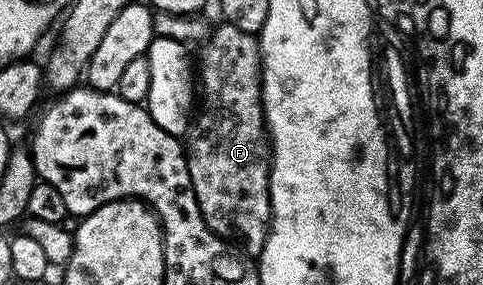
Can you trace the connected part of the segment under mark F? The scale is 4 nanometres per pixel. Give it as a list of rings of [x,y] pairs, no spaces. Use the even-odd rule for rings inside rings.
[[[221,24],[221,27],[214,29],[212,33],[205,38],[201,50],[201,66],[199,62],[199,94],[205,97],[205,103],[200,106],[195,114],[195,124],[190,125],[187,141],[184,143],[183,149],[185,157],[189,160],[189,175],[191,176],[191,184],[195,192],[195,200],[199,204],[201,214],[205,217],[205,222],[208,226],[216,228],[218,231],[226,232],[225,230],[234,230],[232,241],[246,255],[260,255],[261,249],[265,246],[265,241],[271,229],[273,220],[273,209],[271,208],[271,200],[269,199],[269,171],[271,169],[271,143],[267,133],[265,124],[265,110],[261,106],[261,44],[254,35],[243,32],[239,28],[228,24]]]

